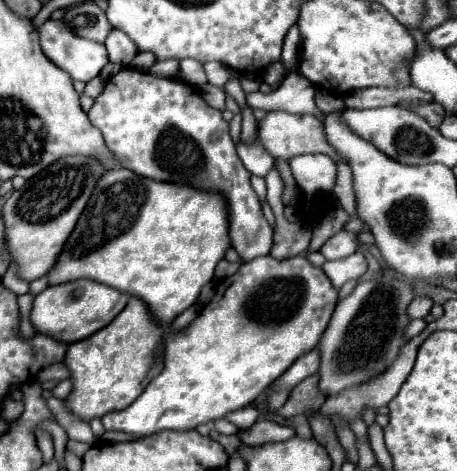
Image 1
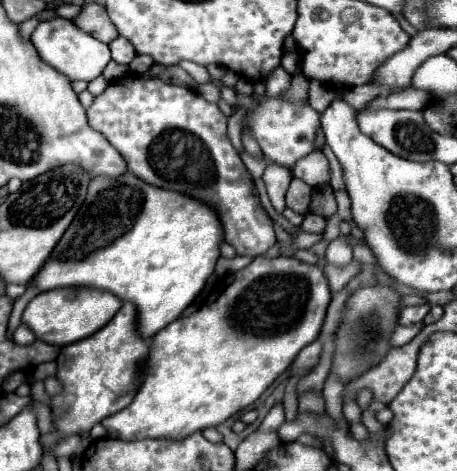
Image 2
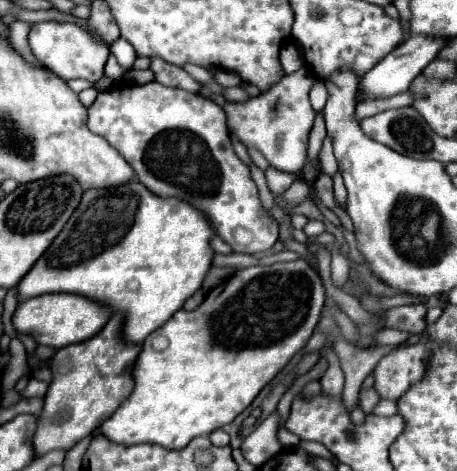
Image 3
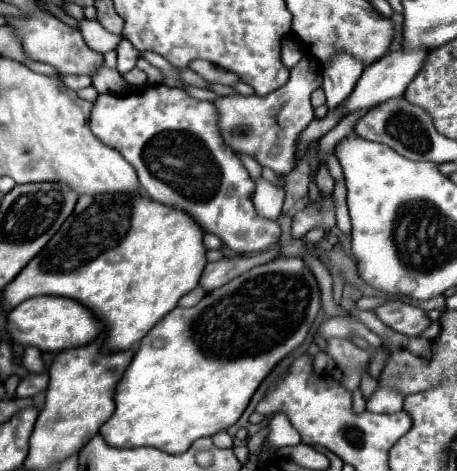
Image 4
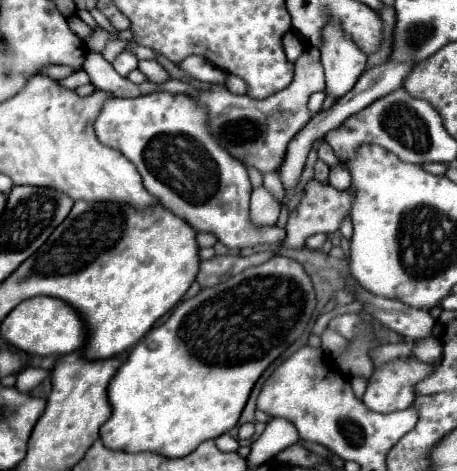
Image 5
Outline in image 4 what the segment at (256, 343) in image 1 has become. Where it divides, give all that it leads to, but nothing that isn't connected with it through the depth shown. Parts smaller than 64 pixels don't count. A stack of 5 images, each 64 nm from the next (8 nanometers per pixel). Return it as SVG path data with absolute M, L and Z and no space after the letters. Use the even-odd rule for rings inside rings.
M282 258L256 266L232 282L208 292L192 308L174 308L140 342L132 364L116 388L116 410L102 424L100 434L110 446L154 446L168 454L182 454L202 436L214 436L232 426L250 398L272 372L308 336L320 310L320 288L300 258Z

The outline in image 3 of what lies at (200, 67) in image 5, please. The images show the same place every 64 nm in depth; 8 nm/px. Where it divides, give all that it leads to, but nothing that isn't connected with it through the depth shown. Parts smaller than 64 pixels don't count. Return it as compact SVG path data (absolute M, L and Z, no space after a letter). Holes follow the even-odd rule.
M208 68L208 70L214 74L216 82L218 82L220 86L224 86L224 88L230 88L230 86L238 86L238 84L240 84L240 76L238 76L236 72L228 72L228 70L214 70L214 68Z

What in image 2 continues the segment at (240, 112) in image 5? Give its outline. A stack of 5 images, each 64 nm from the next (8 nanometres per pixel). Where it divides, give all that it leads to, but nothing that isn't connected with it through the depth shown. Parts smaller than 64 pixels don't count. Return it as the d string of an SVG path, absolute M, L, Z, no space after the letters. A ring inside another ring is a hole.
M278 66L266 78L266 94L260 104L256 104L254 112L248 112L244 118L244 128L258 140L262 152L272 162L292 168L296 160L316 150L316 132L320 130L320 114L306 104L290 104L280 98L280 94L290 88L290 74Z

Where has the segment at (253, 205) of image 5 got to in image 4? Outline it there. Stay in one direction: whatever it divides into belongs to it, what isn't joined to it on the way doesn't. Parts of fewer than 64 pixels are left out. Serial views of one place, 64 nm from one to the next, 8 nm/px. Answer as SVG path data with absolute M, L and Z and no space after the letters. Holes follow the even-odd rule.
M264 178L256 180L256 194L254 194L254 206L260 216L276 220L282 212L282 202L284 202L285 192L282 188L276 188Z

